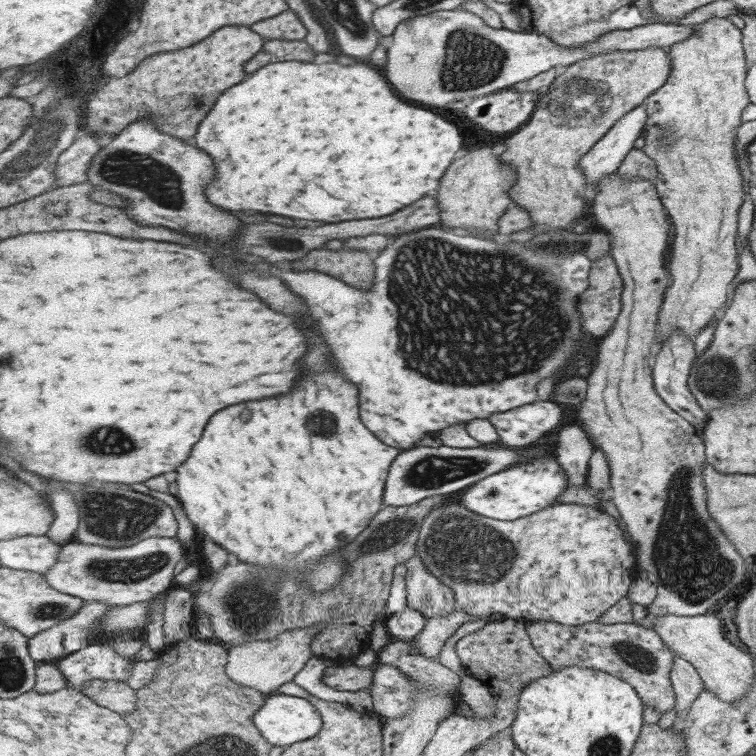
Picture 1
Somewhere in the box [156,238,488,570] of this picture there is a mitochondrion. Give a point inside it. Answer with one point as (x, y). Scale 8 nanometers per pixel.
(392, 531)

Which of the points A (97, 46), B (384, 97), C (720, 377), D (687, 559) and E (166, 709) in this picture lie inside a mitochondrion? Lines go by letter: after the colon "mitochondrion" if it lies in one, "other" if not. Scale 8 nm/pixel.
A: other
B: other
C: mitochondrion
D: mitochondrion
E: other

